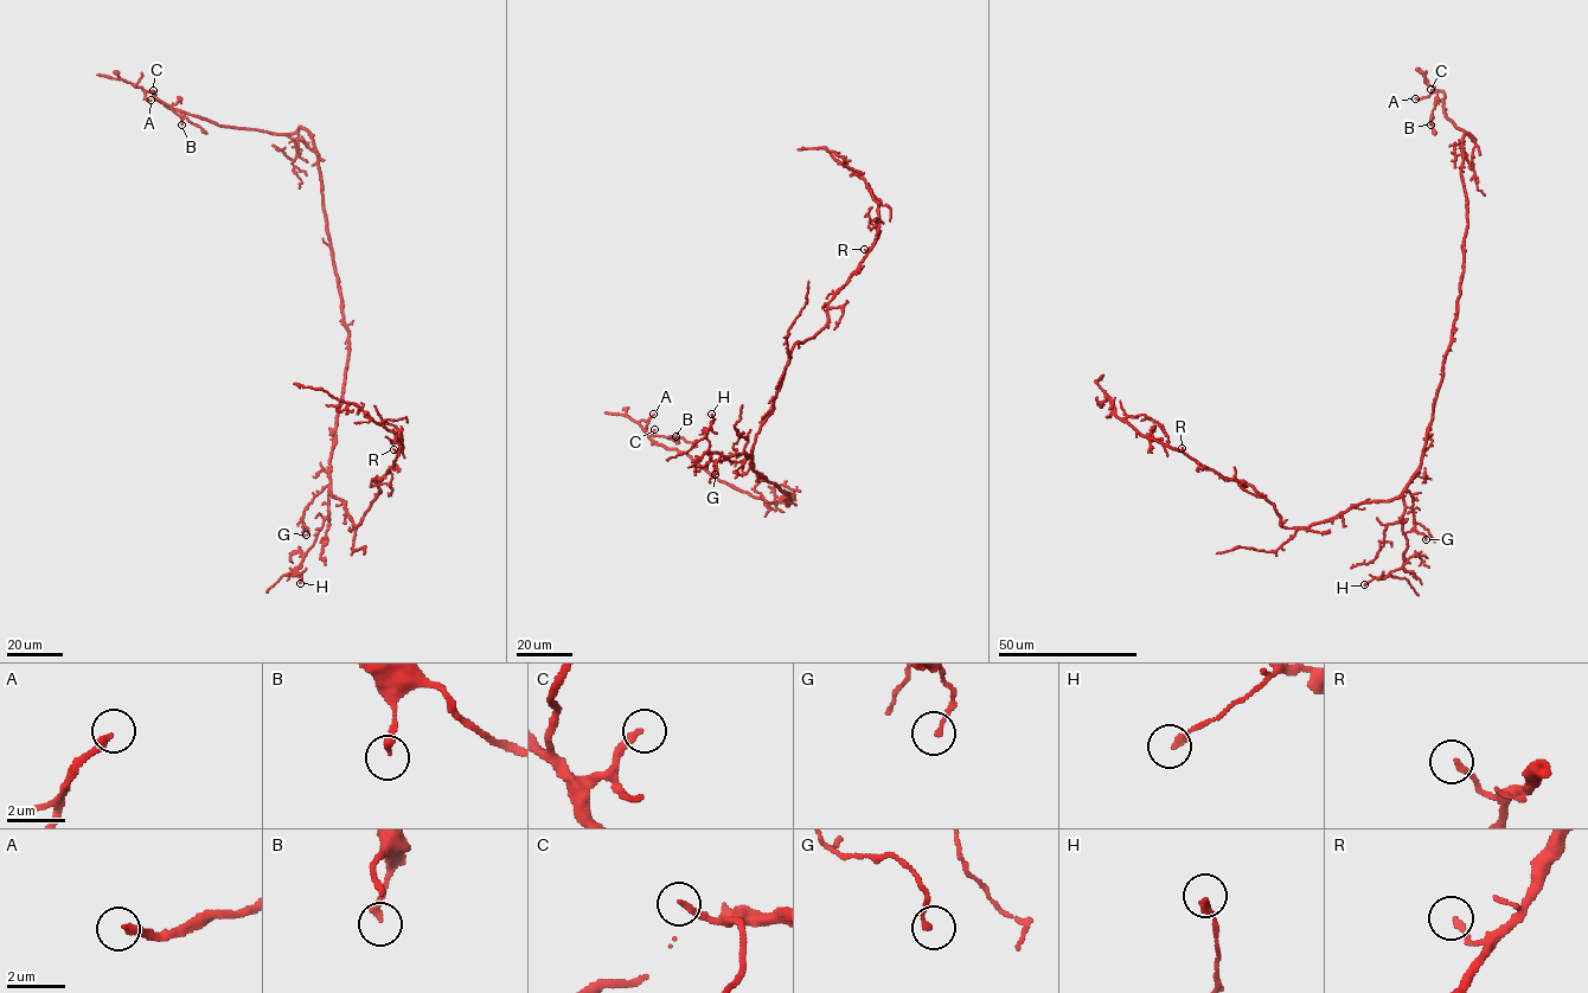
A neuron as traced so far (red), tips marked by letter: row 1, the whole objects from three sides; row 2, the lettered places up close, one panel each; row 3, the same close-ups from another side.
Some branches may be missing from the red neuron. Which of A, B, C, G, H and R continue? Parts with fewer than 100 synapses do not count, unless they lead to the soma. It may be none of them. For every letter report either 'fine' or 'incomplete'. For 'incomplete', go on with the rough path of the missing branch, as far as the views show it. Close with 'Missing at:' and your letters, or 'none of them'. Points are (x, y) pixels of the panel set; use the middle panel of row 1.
A: incomplete | (653, 414), (667, 396), (696, 391), (743, 343), (760, 312), (760, 292), (834, 236)
B: fine
C: incomplete | (654, 429), (686, 435), (722, 462), (766, 479), (800, 473)
G: fine
H: fine
R: fine
Missing at: A, C

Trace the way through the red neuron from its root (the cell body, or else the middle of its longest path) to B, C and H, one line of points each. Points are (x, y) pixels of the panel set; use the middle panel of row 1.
B: (772, 484), (788, 493), (788, 506), (793, 495), (753, 497), (650, 435), (676, 436)
C: (772, 484), (788, 493), (788, 506), (793, 495), (776, 503), (753, 497), (685, 453), (652, 443), (654, 429)
H: (772, 484), (754, 472), (750, 454), (724, 457), (709, 450), (705, 436), (712, 422), (711, 414)

